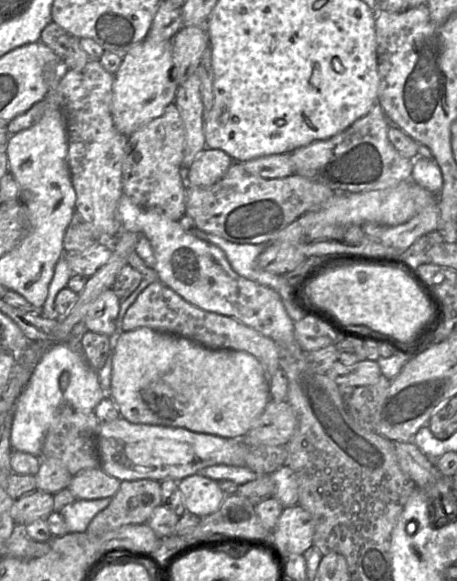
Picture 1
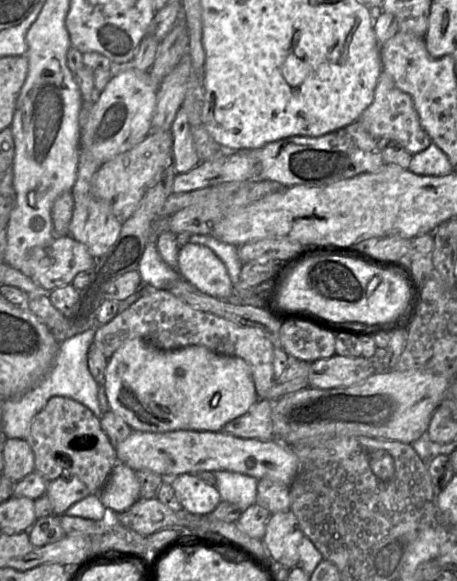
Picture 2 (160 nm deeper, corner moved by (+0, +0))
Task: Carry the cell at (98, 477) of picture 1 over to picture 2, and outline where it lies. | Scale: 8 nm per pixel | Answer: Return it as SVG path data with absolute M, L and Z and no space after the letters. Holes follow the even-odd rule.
M59 477L48 483L45 495L51 502L53 515L61 516L69 507L90 494L78 477Z

